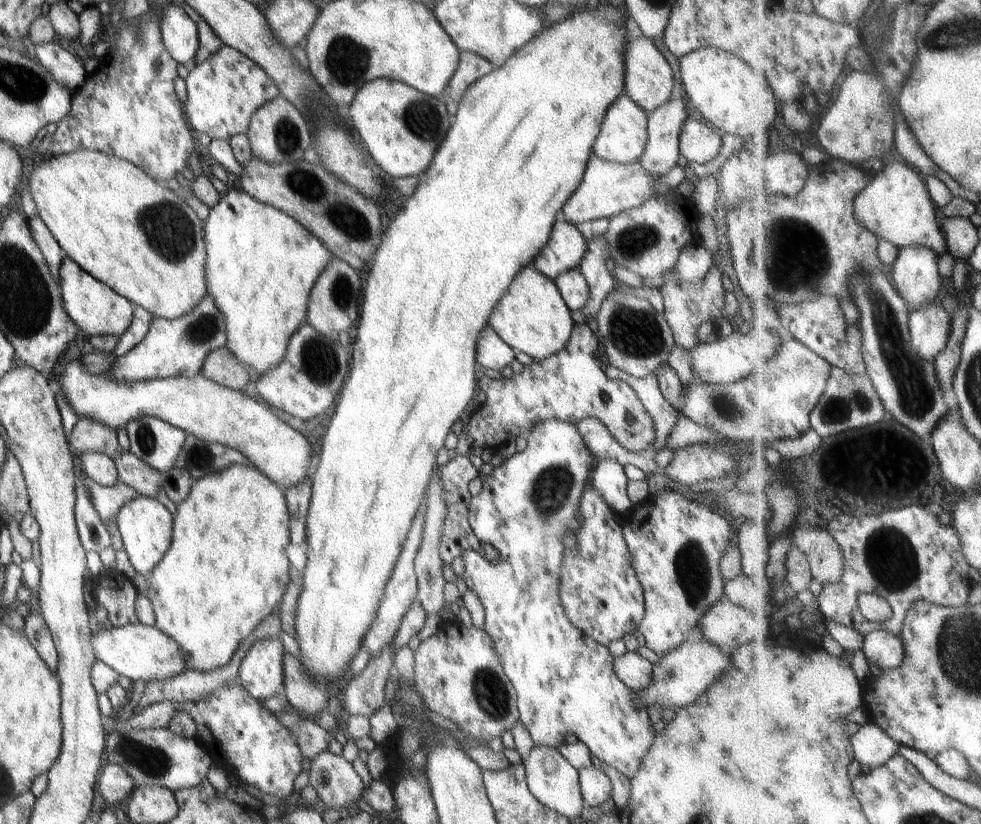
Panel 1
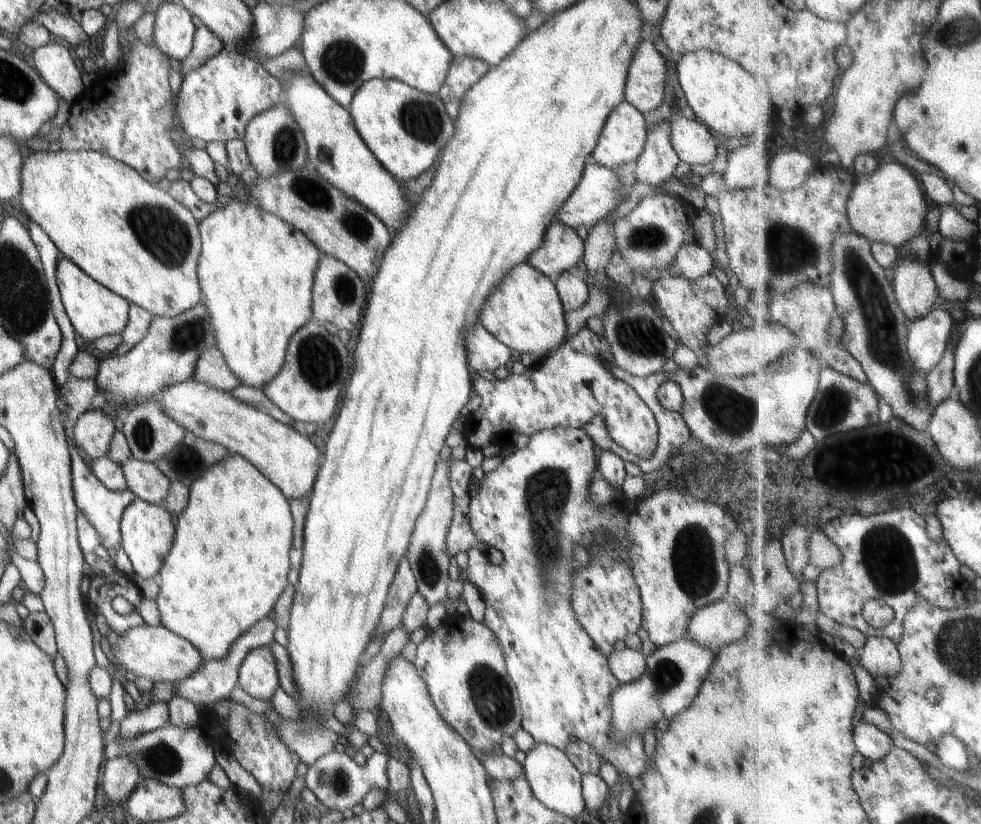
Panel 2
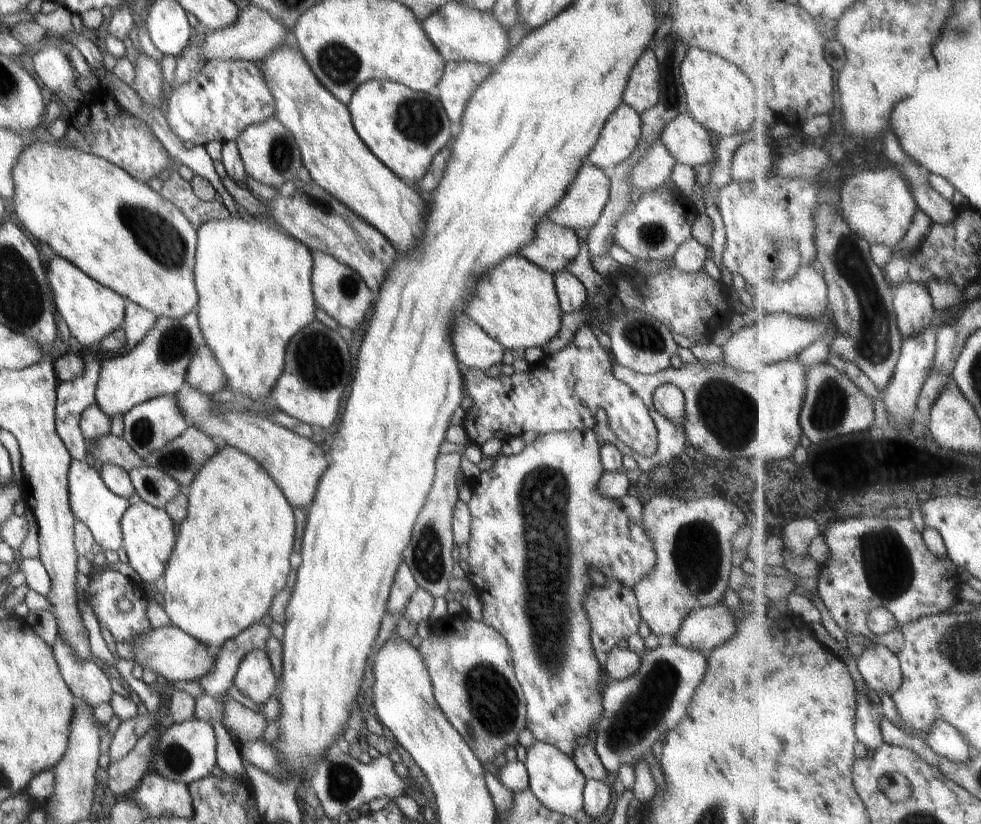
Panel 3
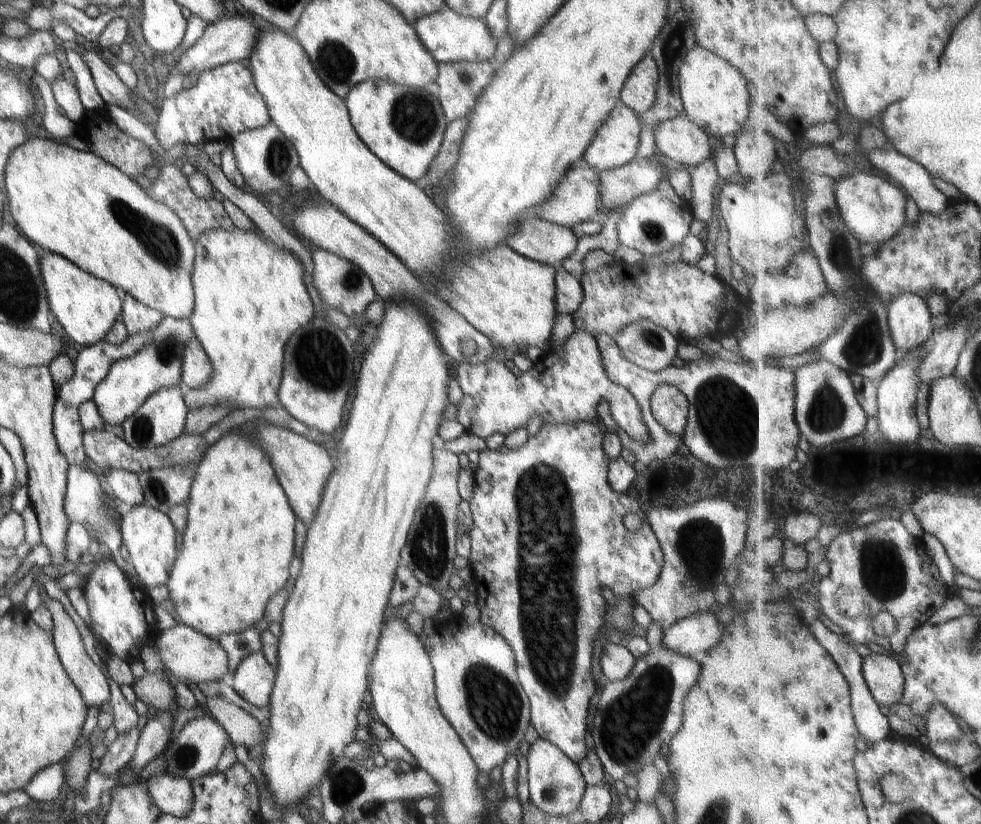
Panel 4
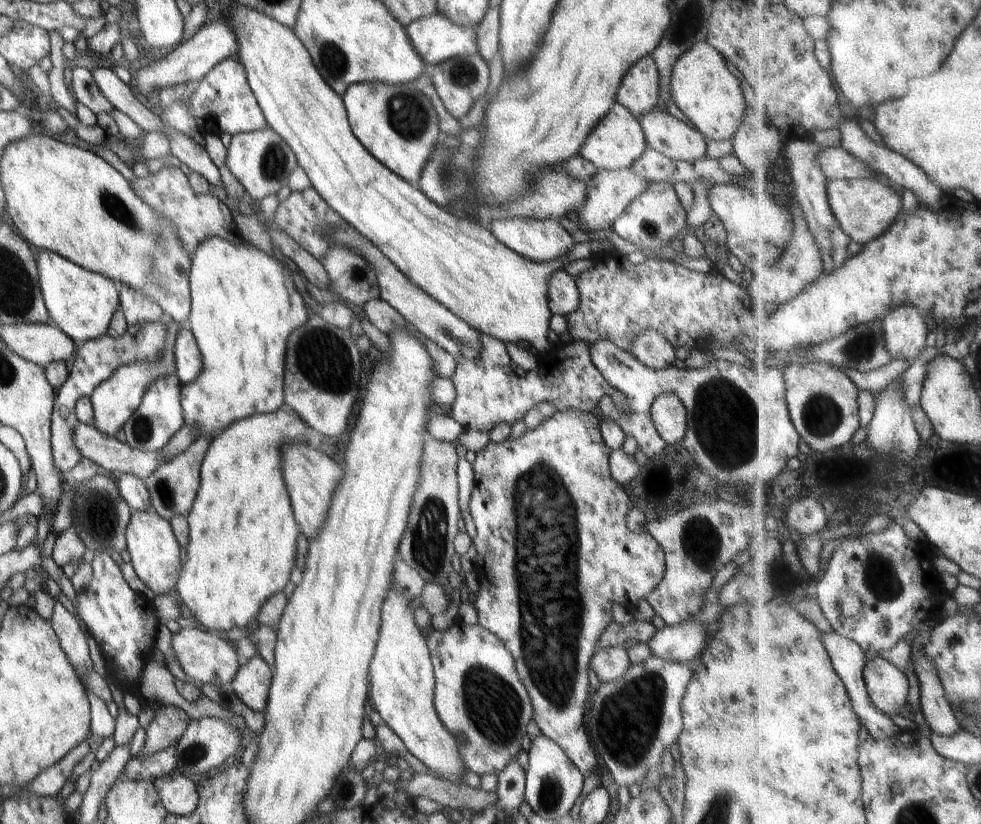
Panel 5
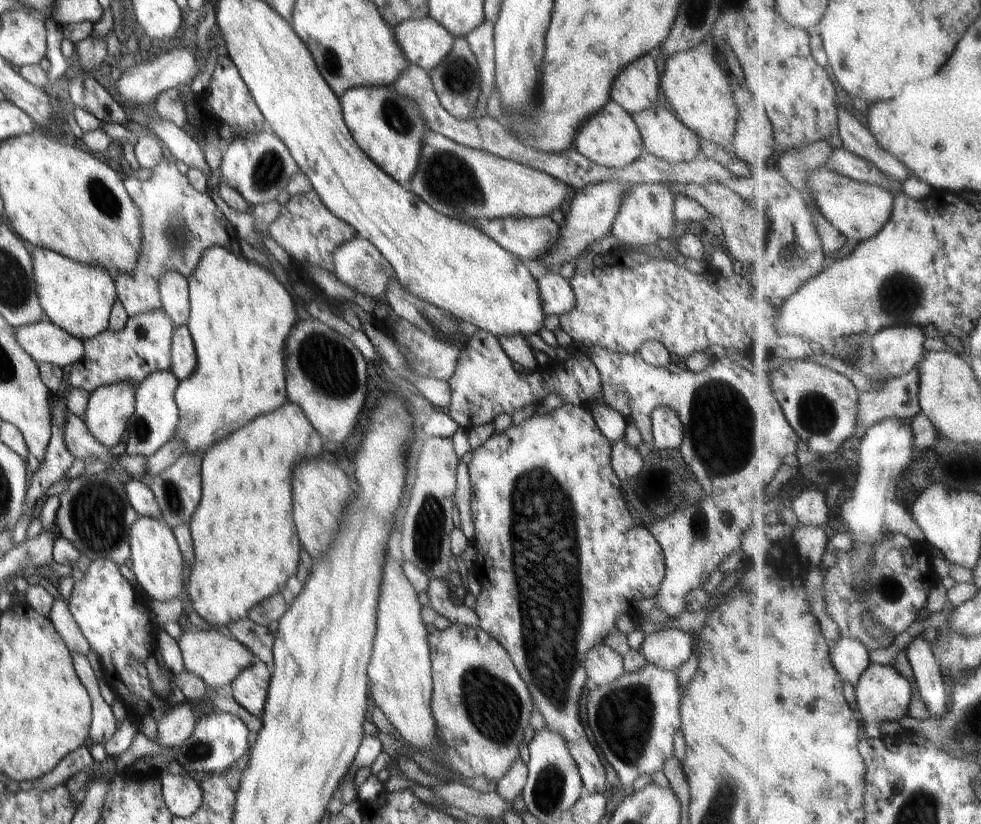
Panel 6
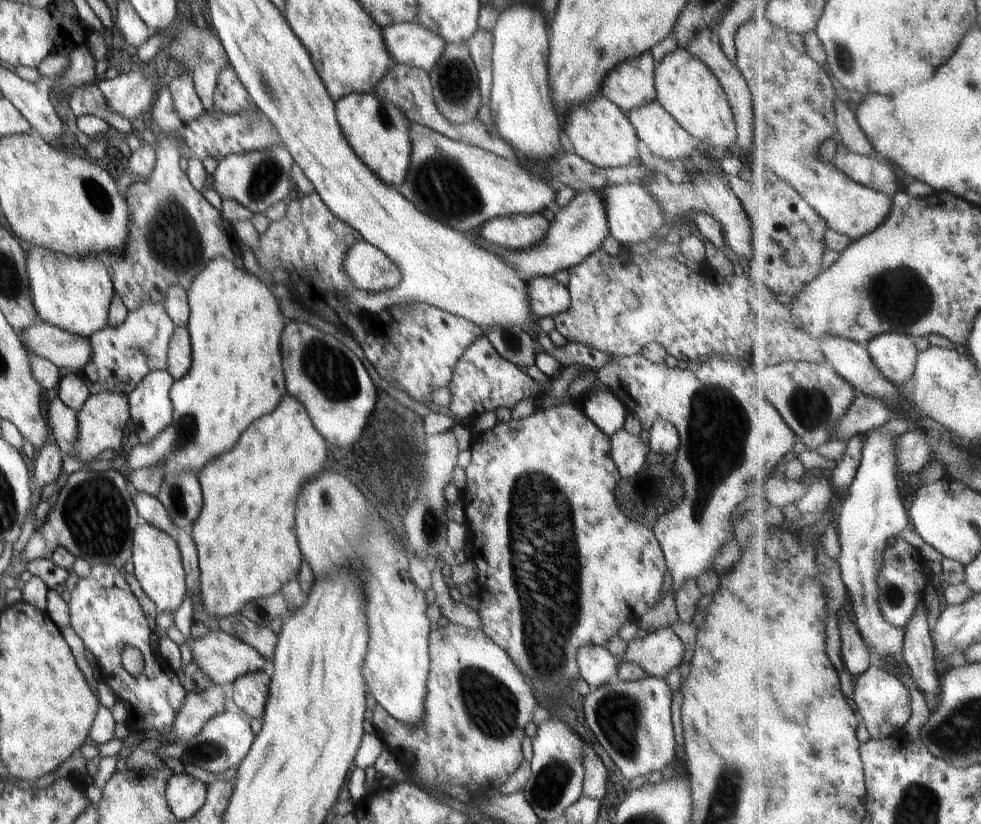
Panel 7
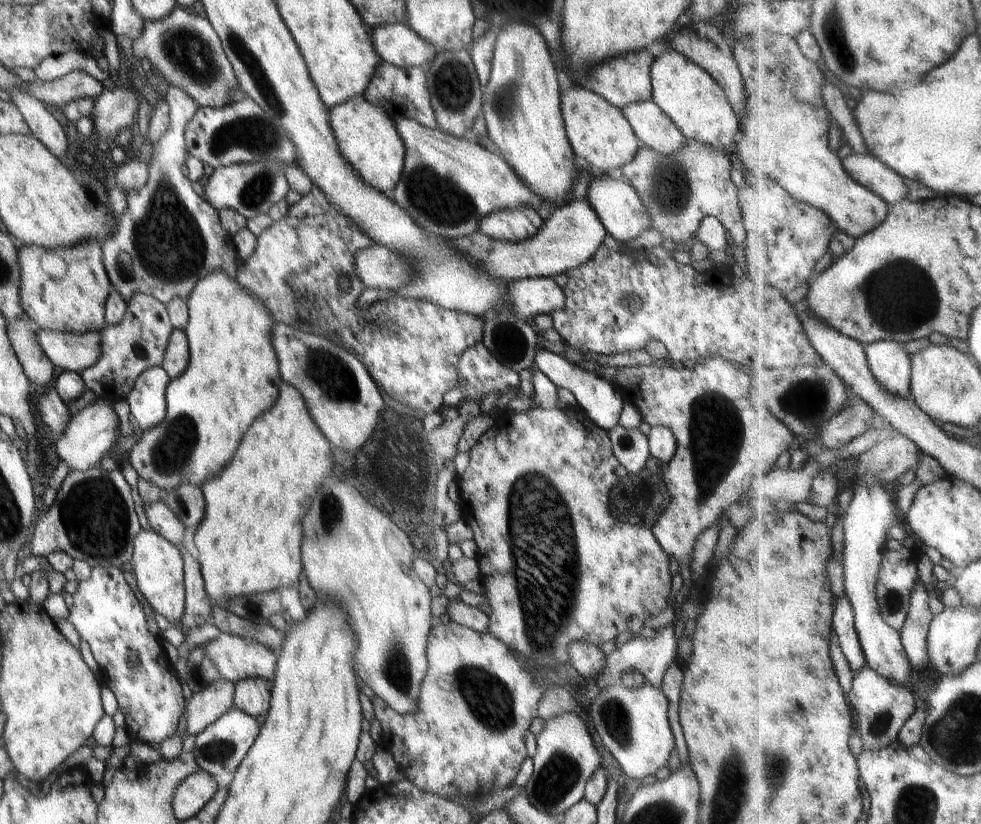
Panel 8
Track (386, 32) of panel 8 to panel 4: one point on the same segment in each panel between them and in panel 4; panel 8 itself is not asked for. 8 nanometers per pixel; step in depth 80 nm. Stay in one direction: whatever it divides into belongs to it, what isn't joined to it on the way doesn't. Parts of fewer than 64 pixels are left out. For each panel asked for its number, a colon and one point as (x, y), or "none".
4: (448, 37)
5: (435, 39)
6: (425, 42)
7: (411, 44)

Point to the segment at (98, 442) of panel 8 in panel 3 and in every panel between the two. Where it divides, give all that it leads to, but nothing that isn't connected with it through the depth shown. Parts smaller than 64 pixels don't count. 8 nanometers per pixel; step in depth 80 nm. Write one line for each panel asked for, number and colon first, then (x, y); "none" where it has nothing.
3: (156, 366)
4: (129, 382)
5: (113, 402)
6: (109, 408)
7: (100, 421)

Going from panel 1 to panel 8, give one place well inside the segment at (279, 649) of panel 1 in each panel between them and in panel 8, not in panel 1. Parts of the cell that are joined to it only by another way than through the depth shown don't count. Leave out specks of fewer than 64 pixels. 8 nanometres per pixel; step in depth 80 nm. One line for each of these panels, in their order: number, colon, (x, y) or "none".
2: (258, 676)
3: (255, 678)
4: (254, 678)
5: (251, 684)
6: (249, 688)
7: (250, 691)
8: (252, 695)

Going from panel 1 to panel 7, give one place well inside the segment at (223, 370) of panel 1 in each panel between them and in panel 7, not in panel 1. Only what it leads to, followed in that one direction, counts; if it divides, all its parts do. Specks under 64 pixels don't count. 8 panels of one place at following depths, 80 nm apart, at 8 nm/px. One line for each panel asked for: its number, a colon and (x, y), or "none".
2: (211, 368)
3: (203, 373)
4: (196, 369)
5: (188, 362)
6: (183, 357)
7: (179, 360)

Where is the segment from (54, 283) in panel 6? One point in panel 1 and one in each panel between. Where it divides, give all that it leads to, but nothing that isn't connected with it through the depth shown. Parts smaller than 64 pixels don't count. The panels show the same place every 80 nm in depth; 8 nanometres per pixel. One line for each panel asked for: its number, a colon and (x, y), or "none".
1: (97, 310)
2: (94, 311)
3: (91, 311)
4: (86, 307)
5: (81, 302)

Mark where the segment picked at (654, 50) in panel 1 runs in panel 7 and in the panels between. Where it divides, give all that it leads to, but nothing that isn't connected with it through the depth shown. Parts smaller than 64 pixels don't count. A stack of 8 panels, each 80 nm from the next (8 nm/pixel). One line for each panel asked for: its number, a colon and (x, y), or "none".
2: (646, 79)
3: (641, 93)
4: (639, 91)
5: (639, 88)
6: (635, 88)
7: (631, 83)

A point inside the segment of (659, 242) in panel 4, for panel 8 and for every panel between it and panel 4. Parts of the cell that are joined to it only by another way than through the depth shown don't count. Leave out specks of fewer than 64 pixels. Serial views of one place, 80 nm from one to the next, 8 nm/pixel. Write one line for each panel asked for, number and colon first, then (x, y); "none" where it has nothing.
5: (653, 219)
6: (647, 213)
7: (633, 216)
8: (616, 203)

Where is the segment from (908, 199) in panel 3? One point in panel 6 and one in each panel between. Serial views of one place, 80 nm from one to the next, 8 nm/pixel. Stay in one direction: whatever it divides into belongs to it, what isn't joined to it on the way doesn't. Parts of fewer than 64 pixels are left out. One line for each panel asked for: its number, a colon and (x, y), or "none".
4: (874, 208)
5: (866, 208)
6: (860, 210)

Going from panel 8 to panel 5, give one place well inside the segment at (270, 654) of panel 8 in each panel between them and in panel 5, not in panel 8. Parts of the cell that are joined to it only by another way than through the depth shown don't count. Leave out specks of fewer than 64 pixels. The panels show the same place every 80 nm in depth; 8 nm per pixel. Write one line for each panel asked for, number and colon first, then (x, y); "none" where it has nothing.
5: (205, 657)
6: (217, 659)
7: (224, 658)

